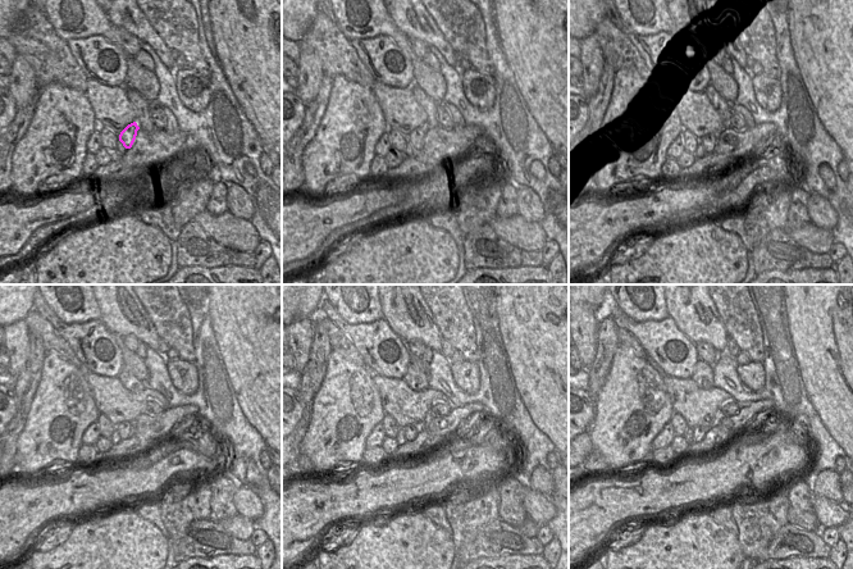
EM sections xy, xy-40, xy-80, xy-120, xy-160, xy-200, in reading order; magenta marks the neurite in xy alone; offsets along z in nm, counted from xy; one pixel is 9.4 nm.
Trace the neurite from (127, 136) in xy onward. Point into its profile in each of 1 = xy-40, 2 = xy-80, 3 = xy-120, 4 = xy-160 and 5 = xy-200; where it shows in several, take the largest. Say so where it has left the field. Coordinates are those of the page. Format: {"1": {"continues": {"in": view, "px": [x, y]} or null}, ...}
{"1": {"continues": {"in": "xy-40", "px": [415, 139]}}, "2": {"continues": {"in": "xy-80", "px": [706, 144]}}, "3": {"continues": {"in": "xy-120", "px": [126, 429]}}, "4": {"continues": {"in": "xy-160", "px": [410, 432]}}, "5": {"continues": {"in": "xy-200", "px": [698, 432]}}}

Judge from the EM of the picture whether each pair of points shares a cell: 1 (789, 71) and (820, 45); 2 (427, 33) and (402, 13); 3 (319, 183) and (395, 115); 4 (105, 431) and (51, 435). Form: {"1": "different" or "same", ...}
{"1": "different", "2": "same", "3": "different", "4": "different"}

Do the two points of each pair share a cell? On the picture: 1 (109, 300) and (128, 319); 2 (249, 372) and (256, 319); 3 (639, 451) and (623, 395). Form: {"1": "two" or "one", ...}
{"1": "one", "2": "one", "3": "one"}

